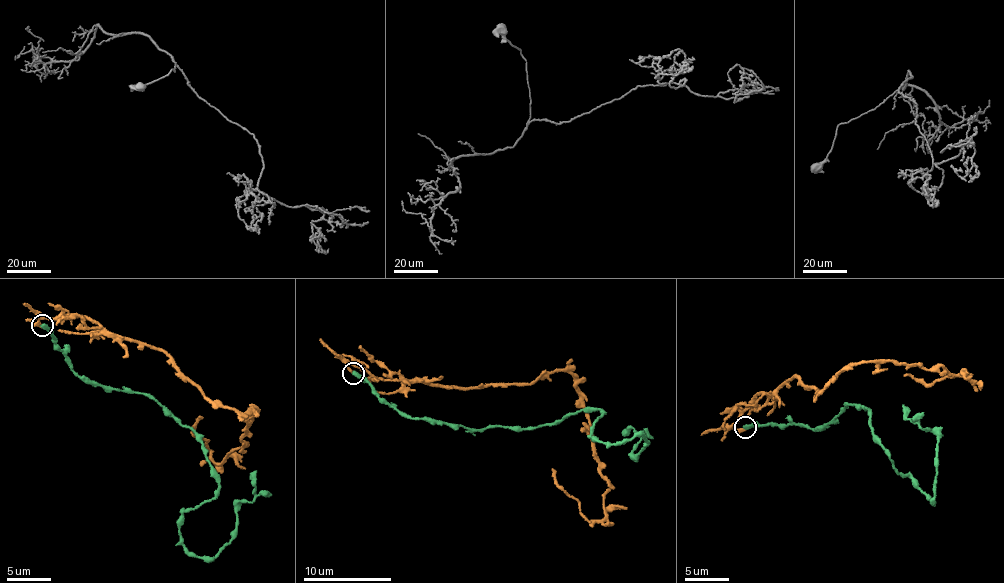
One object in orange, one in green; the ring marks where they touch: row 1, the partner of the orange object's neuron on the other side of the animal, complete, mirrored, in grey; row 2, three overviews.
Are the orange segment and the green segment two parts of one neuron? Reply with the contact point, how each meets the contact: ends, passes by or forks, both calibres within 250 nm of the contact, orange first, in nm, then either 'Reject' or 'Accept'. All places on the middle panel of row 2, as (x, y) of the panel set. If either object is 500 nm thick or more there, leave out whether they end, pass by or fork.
Place: (353, 373). At the ring orange passes by. At the ring green ends. Thickness 190 nm (orange) against 340 nm. Reject

